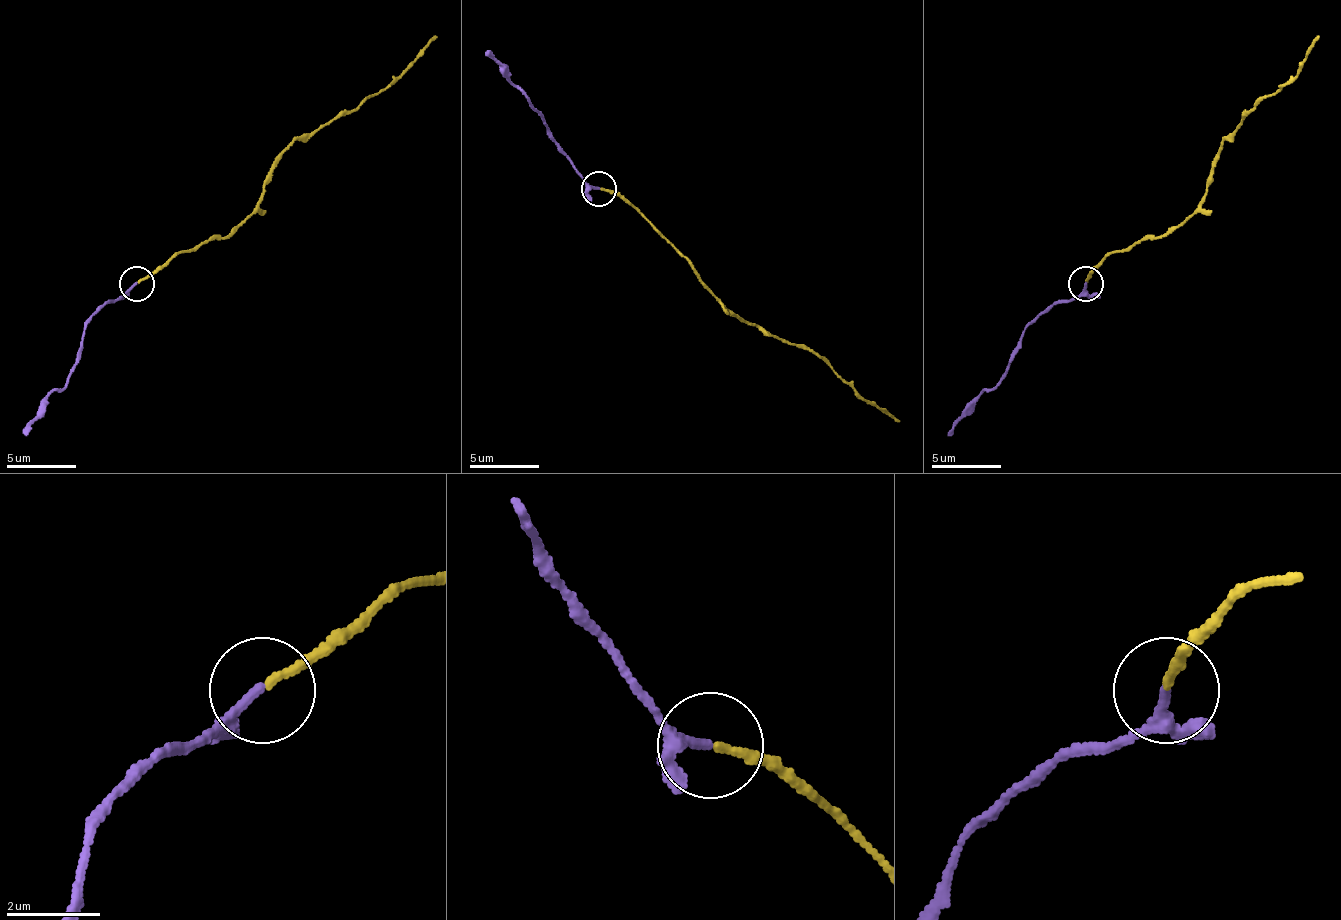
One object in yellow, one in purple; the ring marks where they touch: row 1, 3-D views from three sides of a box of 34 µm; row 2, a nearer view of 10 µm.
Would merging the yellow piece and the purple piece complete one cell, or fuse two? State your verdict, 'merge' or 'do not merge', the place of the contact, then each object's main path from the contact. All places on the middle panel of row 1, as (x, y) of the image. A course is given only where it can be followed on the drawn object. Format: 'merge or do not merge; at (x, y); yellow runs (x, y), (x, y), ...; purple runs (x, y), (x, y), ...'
merge; at (599, 188); yellow runs (600, 187), (621, 194), (729, 313), (817, 352), (862, 401), (873, 401), (897, 422); purple runs (600, 187), (582, 177), (533, 107), (488, 51)

